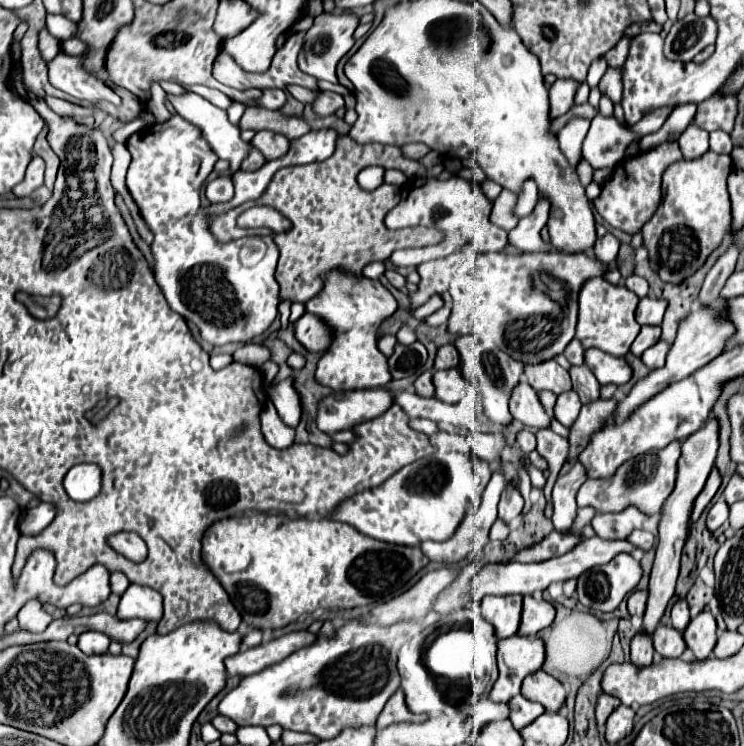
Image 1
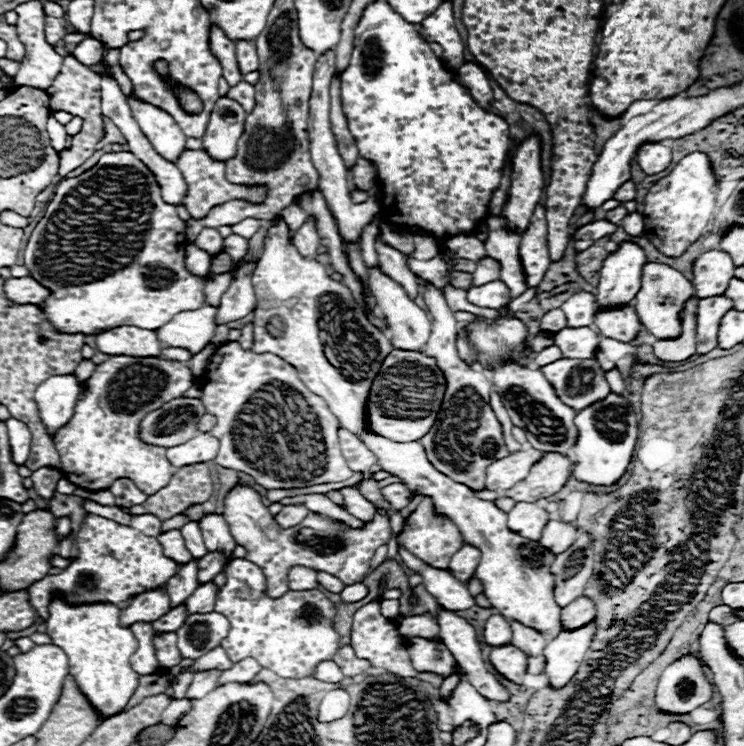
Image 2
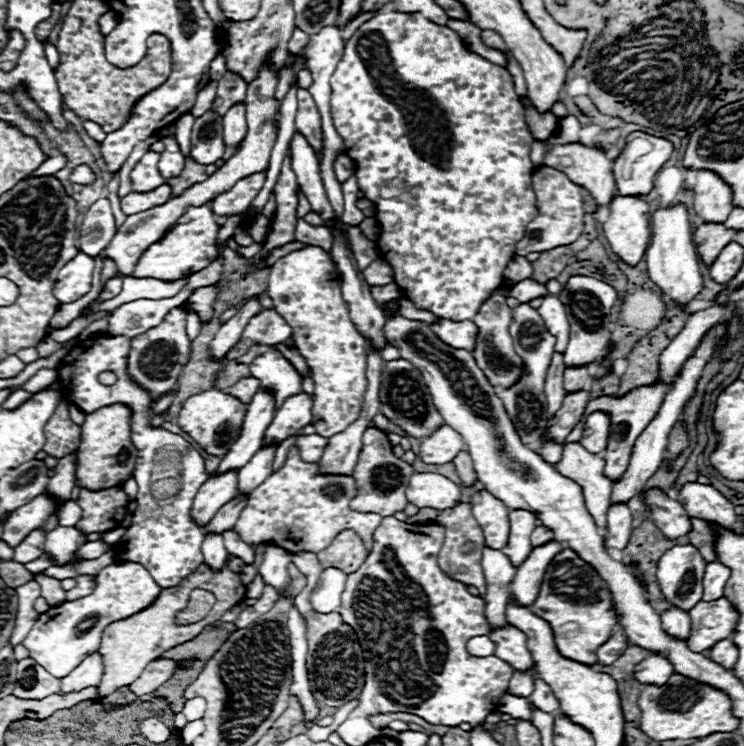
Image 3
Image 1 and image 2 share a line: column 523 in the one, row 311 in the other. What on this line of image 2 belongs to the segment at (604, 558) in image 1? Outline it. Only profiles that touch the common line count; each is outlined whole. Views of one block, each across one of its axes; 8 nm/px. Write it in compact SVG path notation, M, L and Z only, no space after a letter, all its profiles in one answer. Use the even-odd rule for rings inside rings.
M580 290L572 298L568 298L560 308L566 314L568 328L590 326L596 316L596 296L592 292Z

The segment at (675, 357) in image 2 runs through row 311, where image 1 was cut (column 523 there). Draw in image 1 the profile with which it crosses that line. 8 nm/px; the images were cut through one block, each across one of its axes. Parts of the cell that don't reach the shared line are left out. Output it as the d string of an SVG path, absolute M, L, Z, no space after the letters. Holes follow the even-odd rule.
M542 670L524 680L522 696L532 702L540 702L548 712L558 712L566 702L564 686L554 676L548 676Z

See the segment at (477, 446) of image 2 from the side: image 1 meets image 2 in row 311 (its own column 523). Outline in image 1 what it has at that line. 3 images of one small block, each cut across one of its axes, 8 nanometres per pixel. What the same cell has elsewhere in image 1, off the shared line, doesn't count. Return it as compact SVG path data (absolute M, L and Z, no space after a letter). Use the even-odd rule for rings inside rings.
M526 428L518 432L516 442L518 442L518 446L520 446L526 454L532 452L532 450L536 450L536 436L534 436L534 432L530 432L530 430L526 430Z

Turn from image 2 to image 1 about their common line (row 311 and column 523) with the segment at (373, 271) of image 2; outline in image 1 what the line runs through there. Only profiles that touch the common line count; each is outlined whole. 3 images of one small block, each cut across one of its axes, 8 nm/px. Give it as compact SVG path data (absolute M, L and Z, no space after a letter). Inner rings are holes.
M520 380L520 384L512 390L510 412L516 420L520 420L526 426L532 426L532 428L550 426L550 416L544 412L542 404L536 396L536 390L532 390L526 380Z

